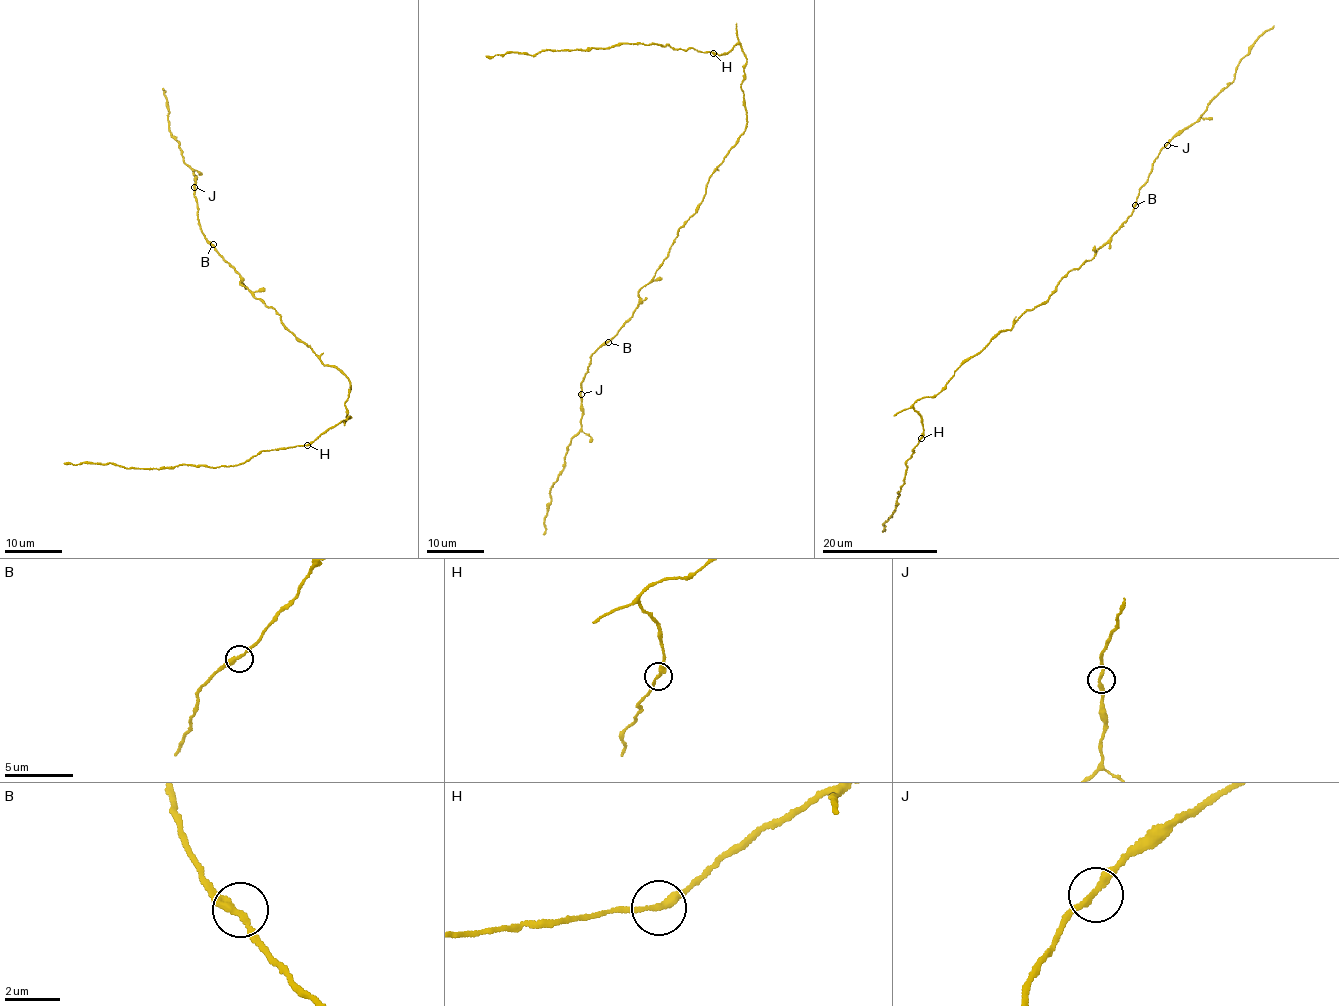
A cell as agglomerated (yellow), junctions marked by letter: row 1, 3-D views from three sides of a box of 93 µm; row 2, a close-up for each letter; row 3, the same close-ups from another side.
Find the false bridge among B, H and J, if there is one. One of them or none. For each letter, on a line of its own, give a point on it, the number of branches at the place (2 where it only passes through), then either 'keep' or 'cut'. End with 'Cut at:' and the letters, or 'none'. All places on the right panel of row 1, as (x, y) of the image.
B: place (1135, 205); branches 2; keep
H: place (921, 438); branches 2; keep
J: place (1167, 145); branches 2; keep
Cut at: none

